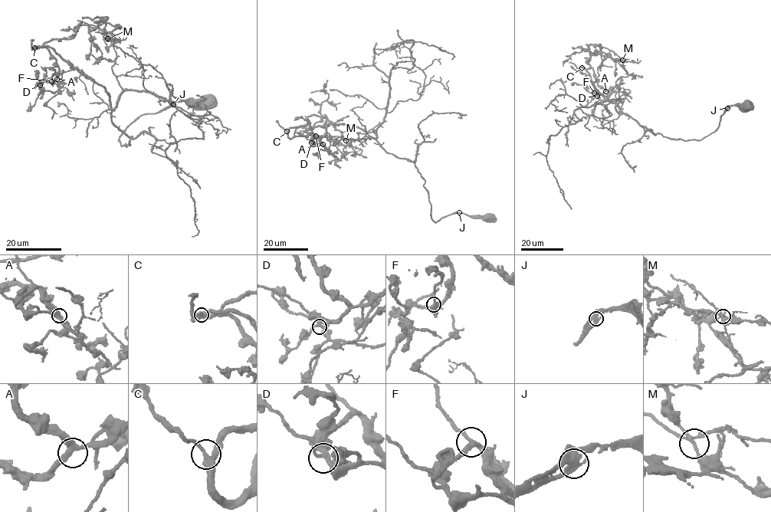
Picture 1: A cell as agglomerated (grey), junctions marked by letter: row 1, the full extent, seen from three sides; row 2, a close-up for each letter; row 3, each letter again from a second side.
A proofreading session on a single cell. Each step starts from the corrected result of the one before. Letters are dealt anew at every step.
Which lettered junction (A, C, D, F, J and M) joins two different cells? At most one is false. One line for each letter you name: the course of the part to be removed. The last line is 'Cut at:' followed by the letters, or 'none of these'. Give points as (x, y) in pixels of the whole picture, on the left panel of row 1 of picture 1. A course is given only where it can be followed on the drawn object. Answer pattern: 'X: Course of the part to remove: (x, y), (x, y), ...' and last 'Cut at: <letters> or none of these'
Cut at: none of these

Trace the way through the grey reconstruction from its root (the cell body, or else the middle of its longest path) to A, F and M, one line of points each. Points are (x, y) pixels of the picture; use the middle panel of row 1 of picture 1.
A: (490, 217), (453, 212), (434, 221), (415, 164), (359, 128), (288, 131), (290, 138), (313, 135), (323, 144)
F: (490, 217), (453, 212), (434, 221), (413, 162), (347, 124), (288, 134), (322, 144), (316, 136)
M: (490, 217), (453, 212), (434, 221), (414, 162), (385, 151), (373, 130), (356, 132), (361, 142), (346, 140)

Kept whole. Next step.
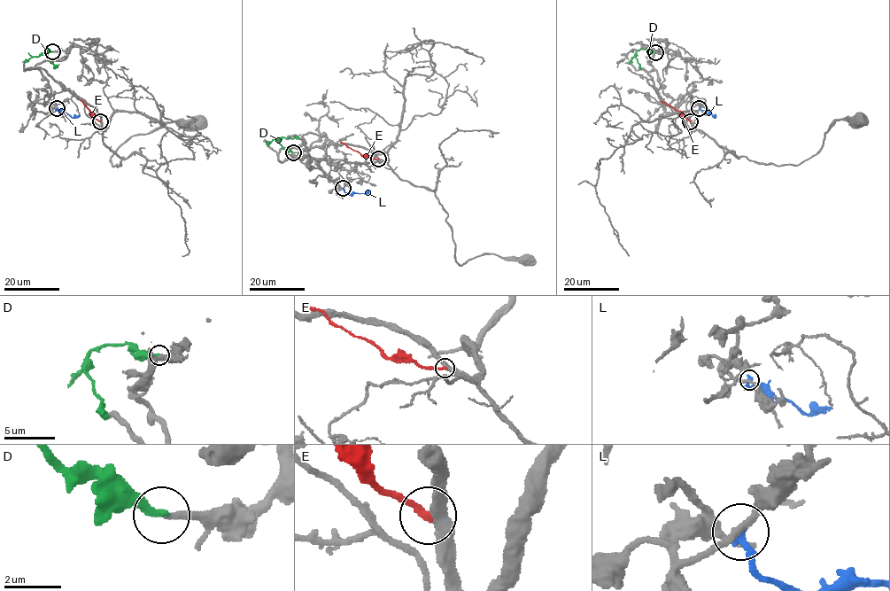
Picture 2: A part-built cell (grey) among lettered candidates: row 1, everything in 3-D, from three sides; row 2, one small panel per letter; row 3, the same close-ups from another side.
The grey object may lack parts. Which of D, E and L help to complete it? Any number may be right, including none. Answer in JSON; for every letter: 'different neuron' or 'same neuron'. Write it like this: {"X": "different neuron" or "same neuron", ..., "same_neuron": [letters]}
{"D": "same neuron", "E": "different neuron", "L": "different neuron", "same_neuron": ["D"]}

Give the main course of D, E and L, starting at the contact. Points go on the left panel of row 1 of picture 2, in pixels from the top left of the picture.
D: (52, 51), (44, 49), (41, 55), (24, 61)
E: (99, 121), (95, 119), (81, 100)
L: (57, 108), (56, 110), (61, 110), (72, 117), (80, 116)

